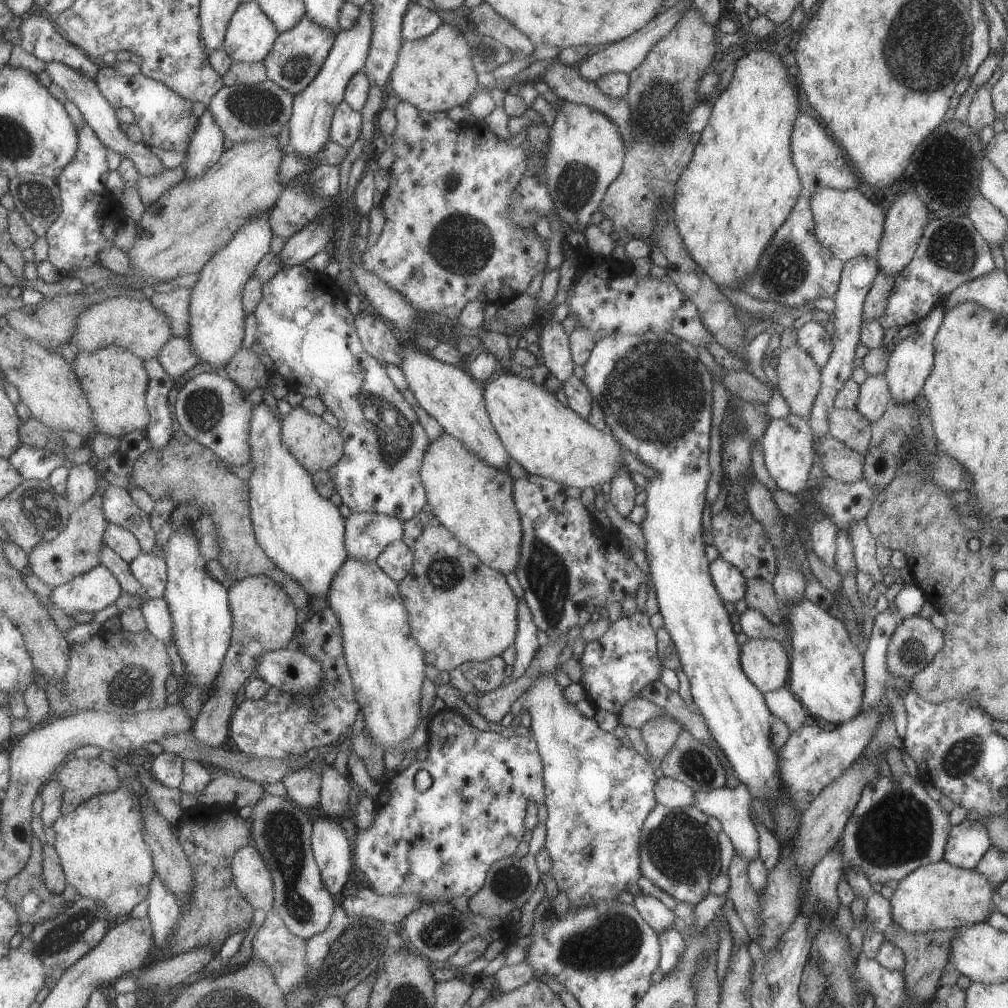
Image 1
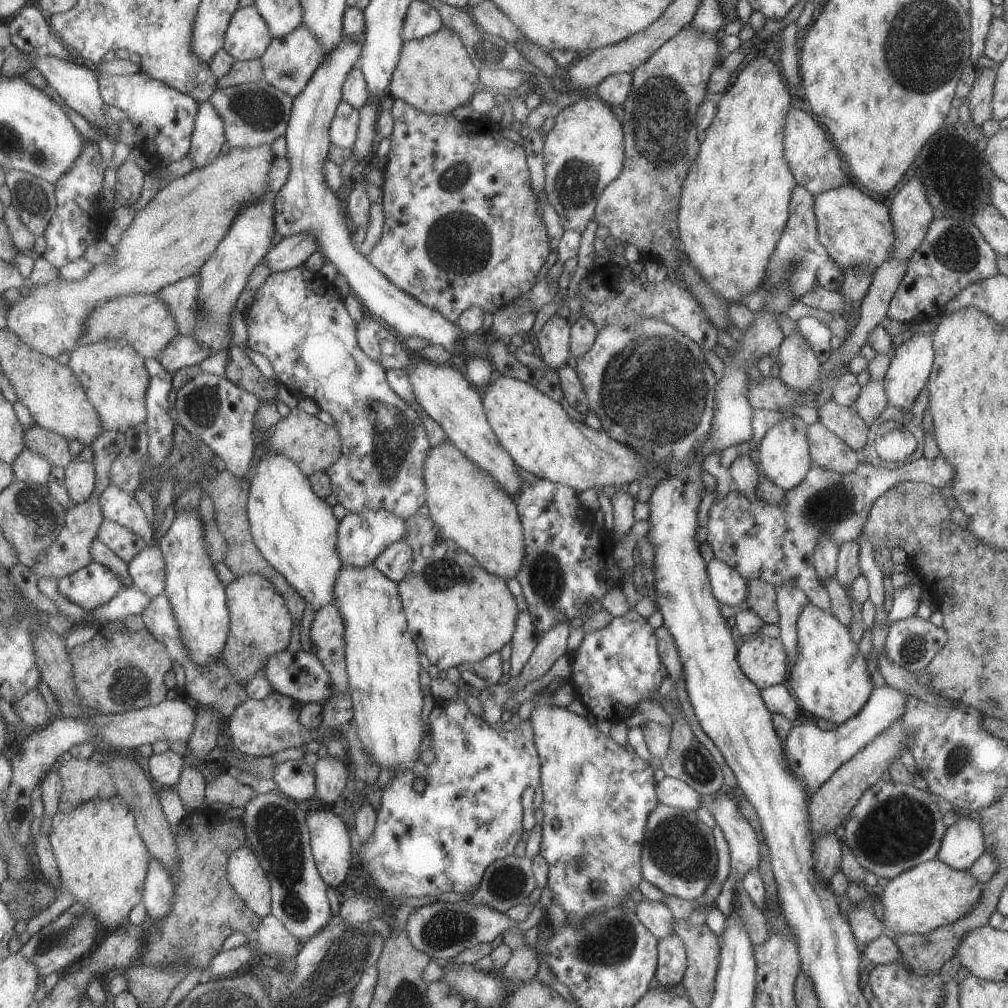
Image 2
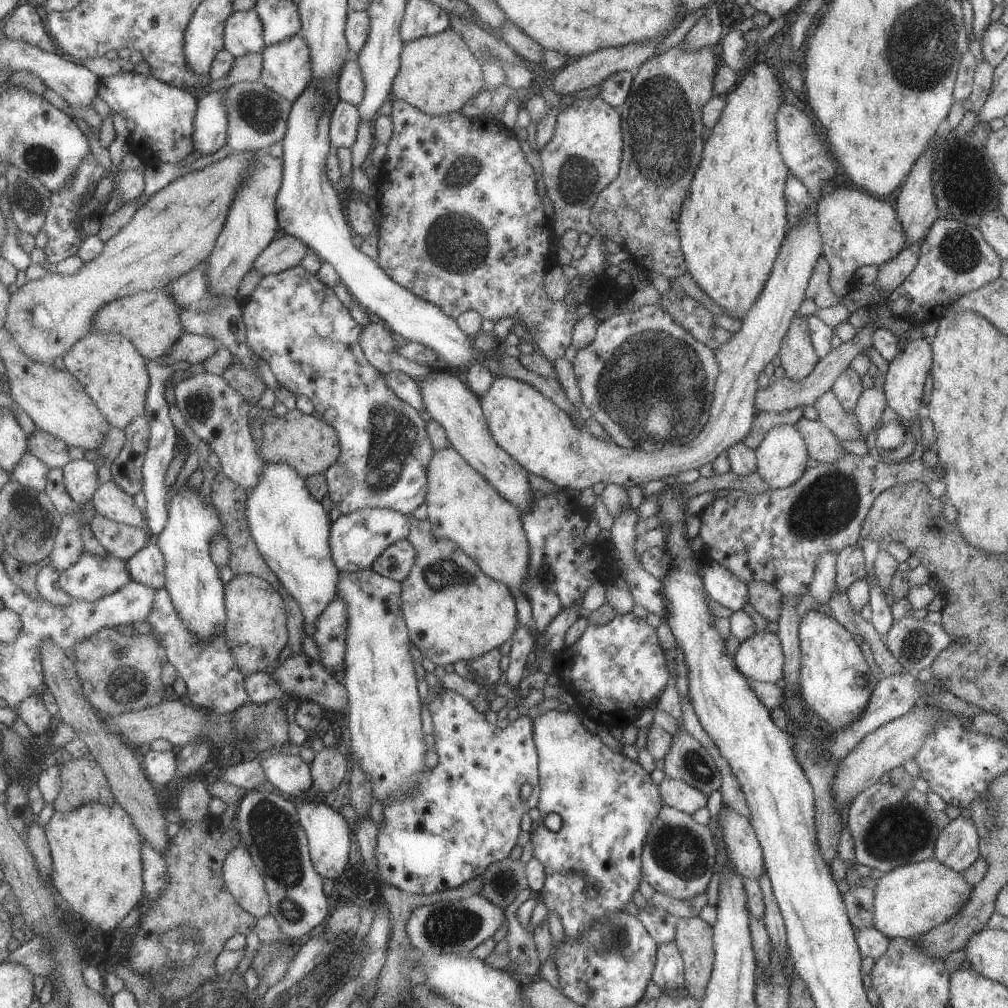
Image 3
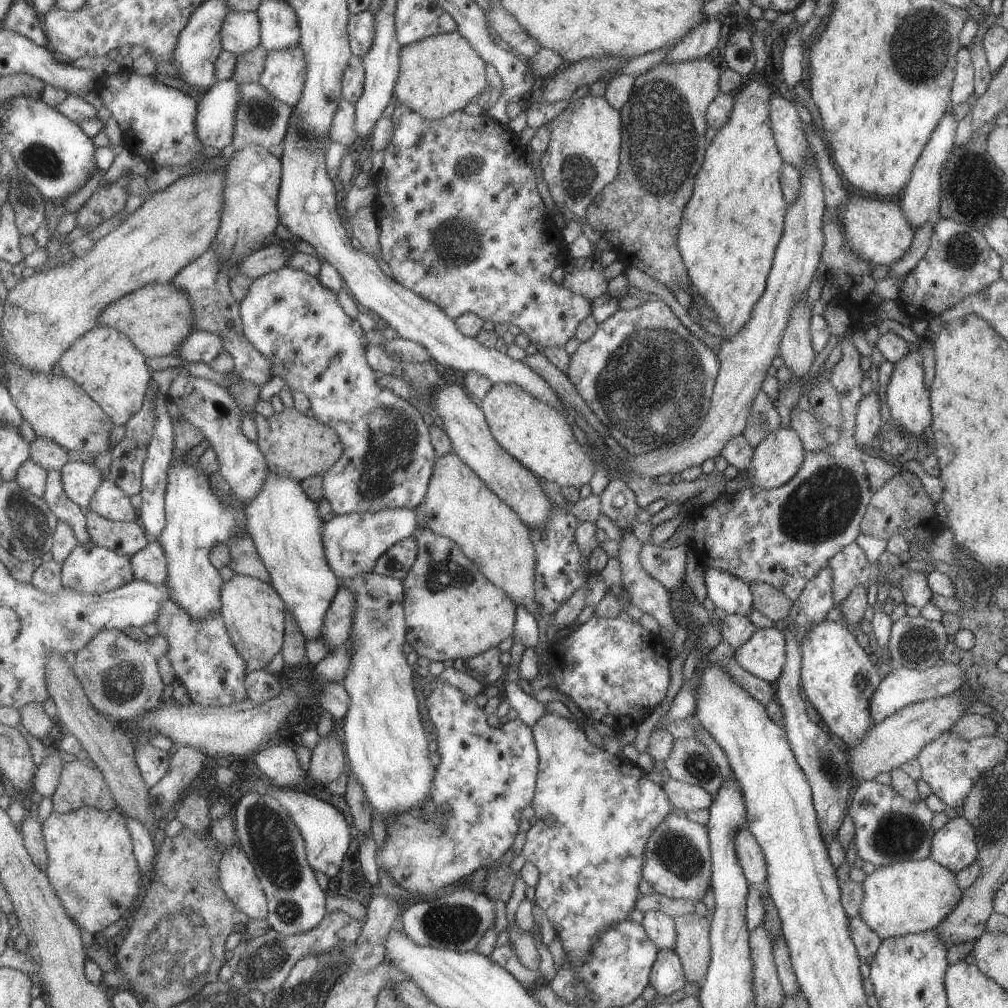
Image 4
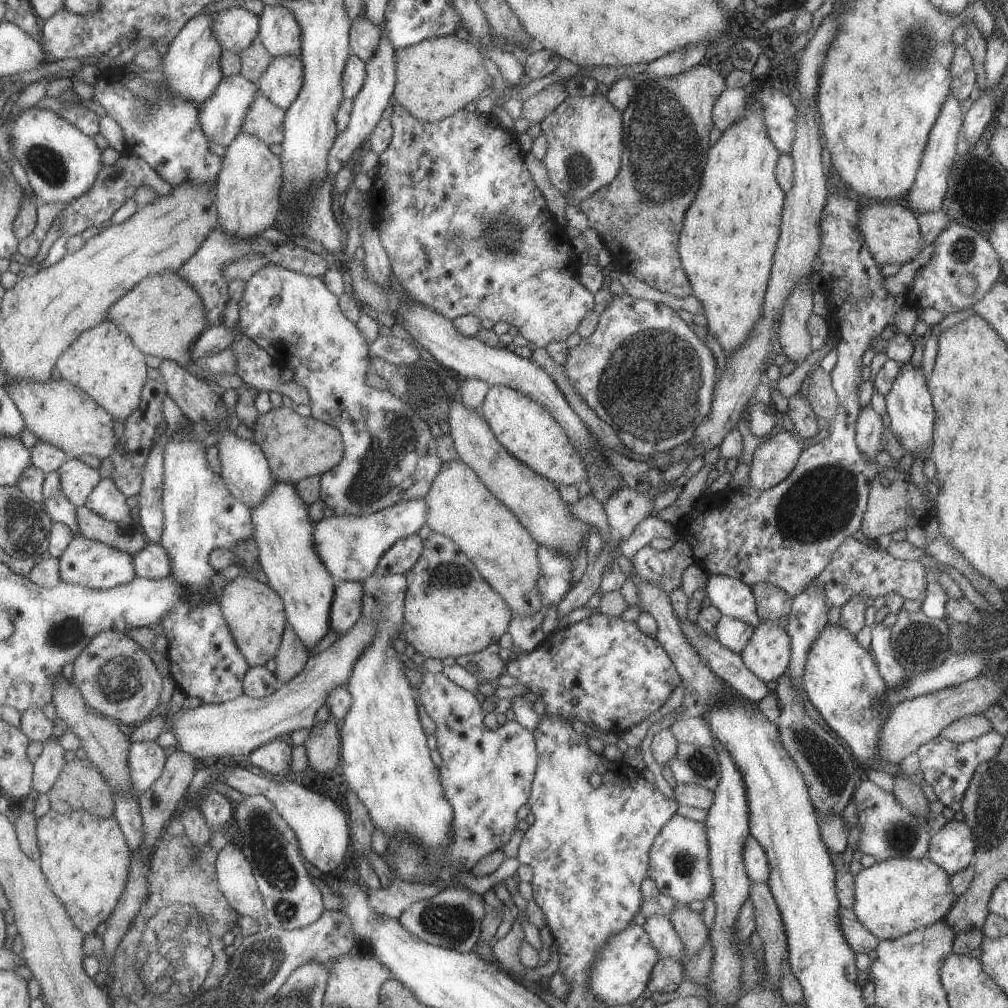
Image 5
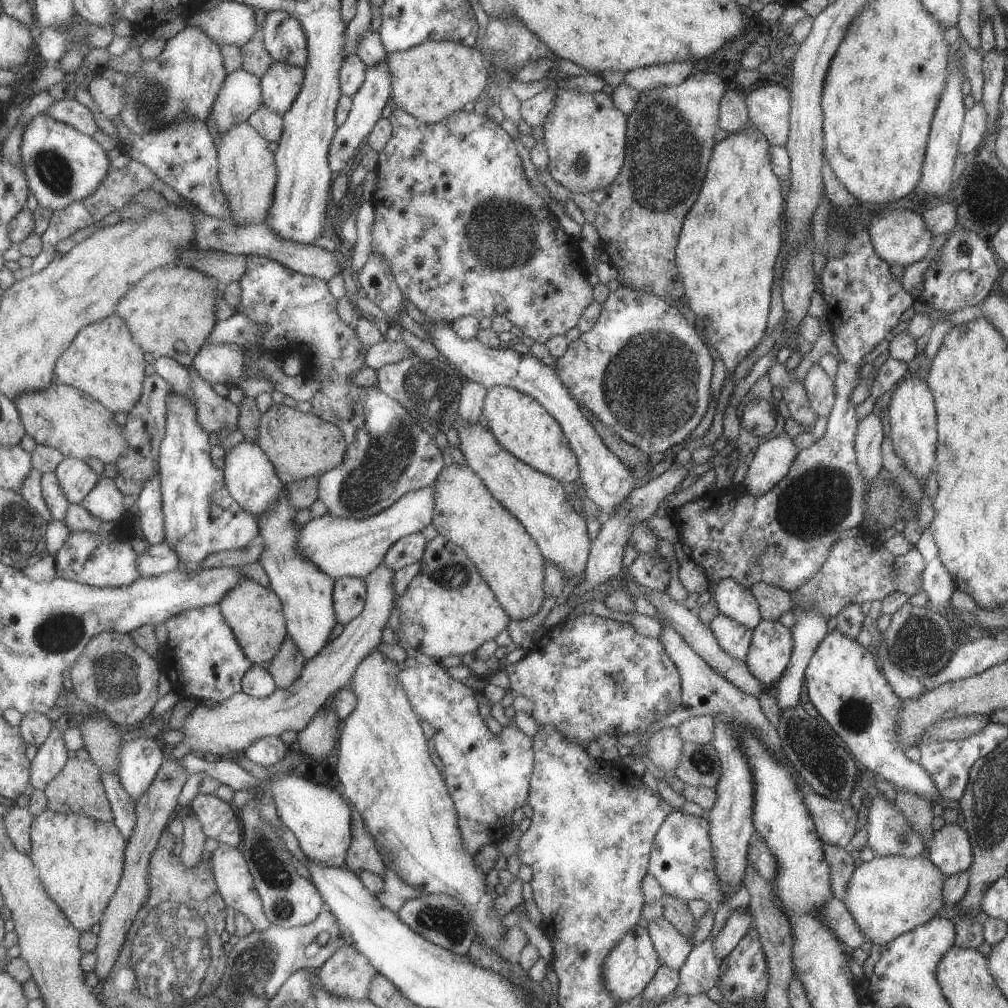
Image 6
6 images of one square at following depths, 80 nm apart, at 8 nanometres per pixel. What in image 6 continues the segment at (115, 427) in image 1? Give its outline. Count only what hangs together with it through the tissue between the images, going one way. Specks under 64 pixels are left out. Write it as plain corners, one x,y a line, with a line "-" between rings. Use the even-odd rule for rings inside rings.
115,313
101,322
90,324
75,337
67,352
56,362
56,375
59,382
84,390
117,414
128,413
140,403
146,381
145,368
147,362
143,347
134,339
126,320

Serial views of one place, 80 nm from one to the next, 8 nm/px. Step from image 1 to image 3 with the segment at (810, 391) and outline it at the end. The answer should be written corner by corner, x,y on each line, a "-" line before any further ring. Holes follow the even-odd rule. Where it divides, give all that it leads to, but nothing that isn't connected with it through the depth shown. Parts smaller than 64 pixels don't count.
798,313
791,317
778,352
785,377
792,381
800,381
810,375
819,359
812,347
804,318

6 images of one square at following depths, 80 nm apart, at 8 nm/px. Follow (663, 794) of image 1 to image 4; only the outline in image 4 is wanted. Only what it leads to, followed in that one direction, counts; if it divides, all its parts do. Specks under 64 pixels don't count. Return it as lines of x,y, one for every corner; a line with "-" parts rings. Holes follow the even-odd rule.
668,777
659,783
673,809
686,813
699,809
708,809
713,798
704,788

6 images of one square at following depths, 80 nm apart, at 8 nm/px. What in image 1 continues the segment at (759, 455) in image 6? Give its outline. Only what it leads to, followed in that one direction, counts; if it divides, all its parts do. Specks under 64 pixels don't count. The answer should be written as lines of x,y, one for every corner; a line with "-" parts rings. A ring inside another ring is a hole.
789,414
785,418
771,419
765,426
760,441
765,469
775,482
777,489
791,495
799,495
805,488
813,464
813,436
808,420

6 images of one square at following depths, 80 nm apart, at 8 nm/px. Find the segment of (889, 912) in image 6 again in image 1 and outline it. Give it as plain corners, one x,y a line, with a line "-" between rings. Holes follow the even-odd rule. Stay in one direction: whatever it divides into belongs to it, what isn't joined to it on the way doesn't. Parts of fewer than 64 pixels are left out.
945,861
929,862
899,880
889,899
891,924
905,932
925,933
986,922
996,909
993,892
995,885
975,869
955,867

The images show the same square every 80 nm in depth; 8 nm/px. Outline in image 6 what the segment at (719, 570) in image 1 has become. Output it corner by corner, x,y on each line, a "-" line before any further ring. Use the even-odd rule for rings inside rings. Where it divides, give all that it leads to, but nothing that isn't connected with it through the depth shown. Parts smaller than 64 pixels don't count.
732,578
721,579
710,588
718,612
751,629
762,619
757,601
746,586

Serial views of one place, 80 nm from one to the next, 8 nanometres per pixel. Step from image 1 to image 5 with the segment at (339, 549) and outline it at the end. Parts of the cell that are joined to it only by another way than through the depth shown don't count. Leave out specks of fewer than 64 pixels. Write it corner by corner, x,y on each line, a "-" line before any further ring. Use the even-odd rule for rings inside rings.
277,481
266,500
251,508
253,539
258,542
260,550
258,559
266,572
268,583
286,603
292,631
307,650
313,649
330,628
330,606
333,604
336,583
314,549
314,523
307,515
308,507
293,483

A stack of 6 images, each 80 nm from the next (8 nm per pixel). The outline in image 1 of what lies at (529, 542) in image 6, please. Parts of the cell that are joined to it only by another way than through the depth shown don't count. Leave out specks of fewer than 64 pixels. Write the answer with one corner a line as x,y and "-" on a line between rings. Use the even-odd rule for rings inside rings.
448,433
431,441
426,447
419,470
420,480
426,495
426,503
431,507
430,513
462,545
488,568
500,574
515,571
520,556
521,528
519,514
512,498
512,478
506,470
498,470
487,465
474,453
467,451
461,442

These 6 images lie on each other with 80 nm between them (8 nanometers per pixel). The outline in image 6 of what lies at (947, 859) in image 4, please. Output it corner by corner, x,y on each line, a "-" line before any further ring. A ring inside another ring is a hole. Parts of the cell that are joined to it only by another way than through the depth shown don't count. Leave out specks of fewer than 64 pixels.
950,823
933,831
926,856
944,877
967,871
972,861
972,848
965,829
959,823

